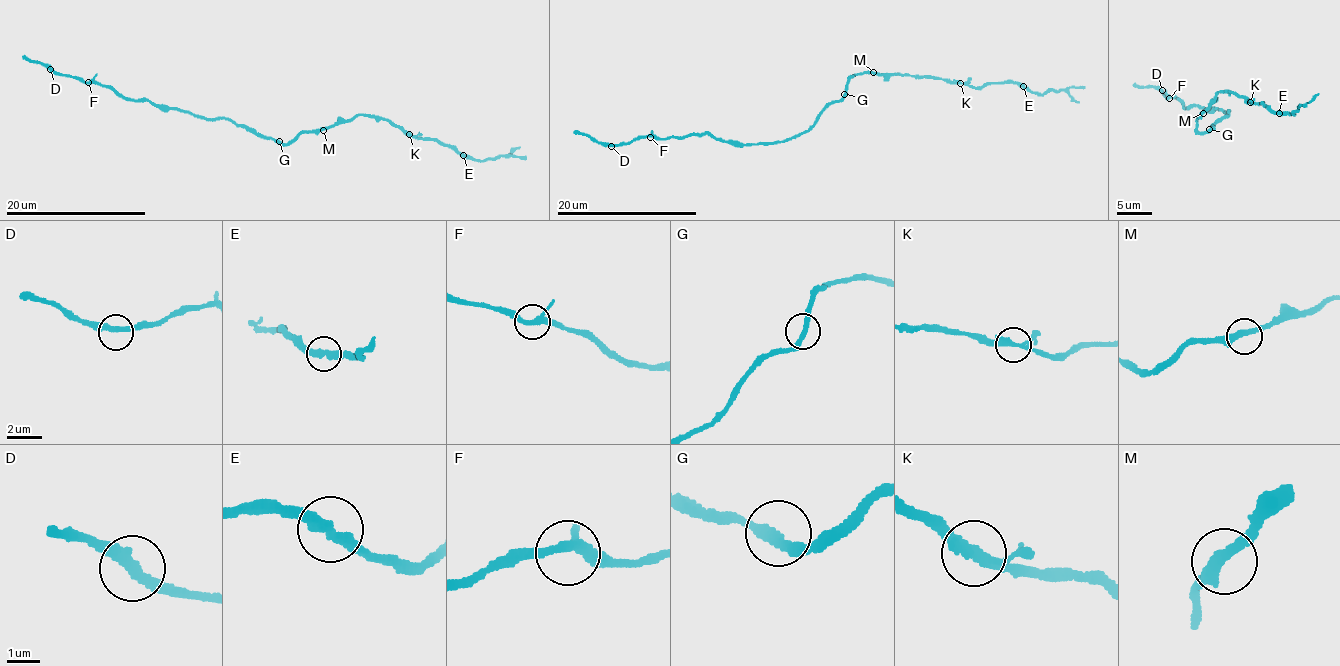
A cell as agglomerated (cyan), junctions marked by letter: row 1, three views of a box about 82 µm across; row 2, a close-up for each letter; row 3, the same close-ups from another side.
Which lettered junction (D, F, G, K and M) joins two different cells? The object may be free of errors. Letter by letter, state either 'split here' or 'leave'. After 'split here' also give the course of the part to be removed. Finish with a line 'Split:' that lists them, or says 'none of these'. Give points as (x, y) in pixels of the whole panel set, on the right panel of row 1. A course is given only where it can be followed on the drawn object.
D: leave
F: leave
G: leave
K: leave
M: leave
Split: none of these

